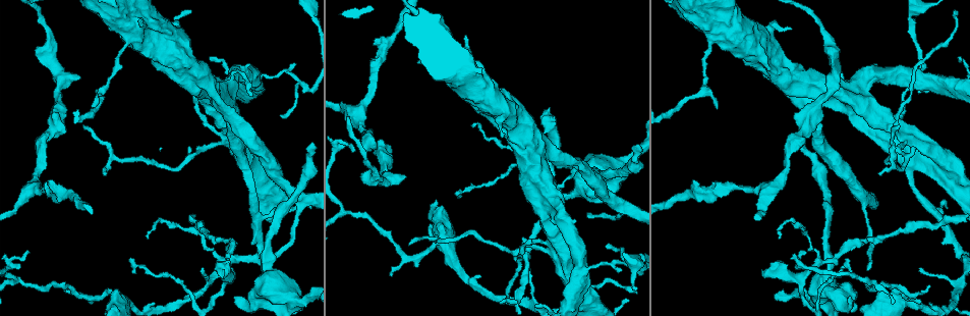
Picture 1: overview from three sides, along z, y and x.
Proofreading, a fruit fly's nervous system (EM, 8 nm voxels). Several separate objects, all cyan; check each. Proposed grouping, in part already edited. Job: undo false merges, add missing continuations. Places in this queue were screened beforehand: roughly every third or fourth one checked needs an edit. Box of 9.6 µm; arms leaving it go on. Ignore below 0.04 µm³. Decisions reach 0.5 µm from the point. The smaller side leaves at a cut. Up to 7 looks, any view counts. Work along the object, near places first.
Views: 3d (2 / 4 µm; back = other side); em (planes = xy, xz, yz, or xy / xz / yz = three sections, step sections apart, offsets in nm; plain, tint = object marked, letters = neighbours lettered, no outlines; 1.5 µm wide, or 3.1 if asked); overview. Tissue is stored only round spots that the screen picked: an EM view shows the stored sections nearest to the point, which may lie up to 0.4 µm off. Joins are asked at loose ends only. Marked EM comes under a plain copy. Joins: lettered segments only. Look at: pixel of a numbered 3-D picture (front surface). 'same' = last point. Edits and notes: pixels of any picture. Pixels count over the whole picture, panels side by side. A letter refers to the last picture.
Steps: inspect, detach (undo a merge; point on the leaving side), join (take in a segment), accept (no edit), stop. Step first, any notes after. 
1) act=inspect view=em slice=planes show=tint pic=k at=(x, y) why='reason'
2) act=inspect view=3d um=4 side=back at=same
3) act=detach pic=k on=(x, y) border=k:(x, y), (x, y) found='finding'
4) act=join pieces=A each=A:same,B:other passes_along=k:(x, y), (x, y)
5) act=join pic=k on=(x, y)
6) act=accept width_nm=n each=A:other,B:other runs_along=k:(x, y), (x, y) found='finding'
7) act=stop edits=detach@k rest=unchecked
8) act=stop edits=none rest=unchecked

act=inspect view=em slice=planes show=letters pic=1 at=(355, 150) why='tapers out'

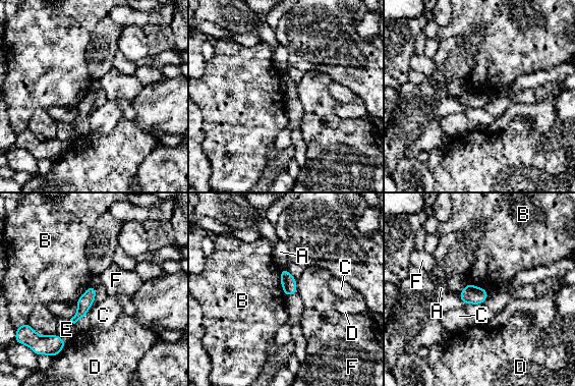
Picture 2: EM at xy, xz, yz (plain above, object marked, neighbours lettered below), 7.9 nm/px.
act=accept each=A:other,B:other,C:other,D:other,E:other,F:other border=2:(295, 280), (297, 292) found='no lettered segment goes on from it'

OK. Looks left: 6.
act=inspect view=em slice=planes show=tint pic=1 at=(862, 117) why='sudden change in width'

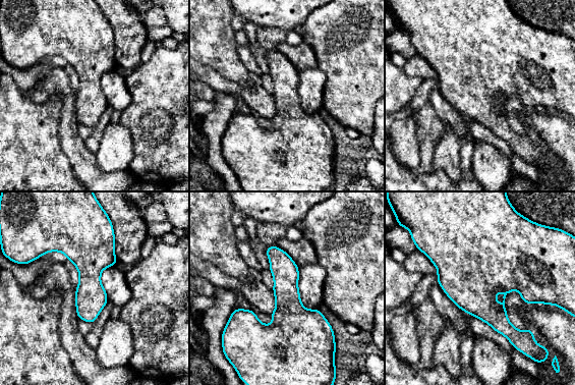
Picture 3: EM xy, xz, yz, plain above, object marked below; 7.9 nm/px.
act=inspect view=em slice=planes show=letters at=same

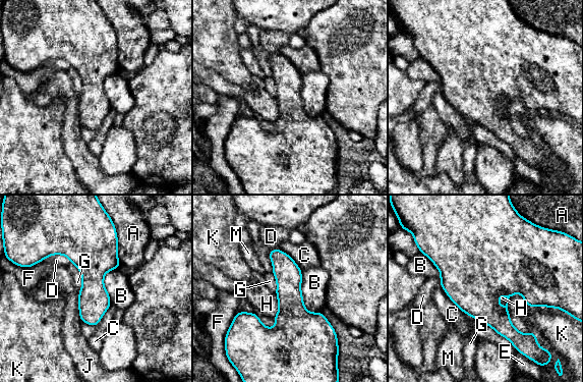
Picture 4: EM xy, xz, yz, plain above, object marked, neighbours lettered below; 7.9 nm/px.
act=accept each=A:other,B:other,C:other,D:other,E:other,F:other,G:other,H:other,J:other,K:other,M:other border=4:(300, 270), (304, 307), (322, 312) found='continuous, no second neuron'

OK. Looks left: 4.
act=inspect view=em slice=yz step=8 show=letters pic=1 at=(456, 193) why='long arm stops here'

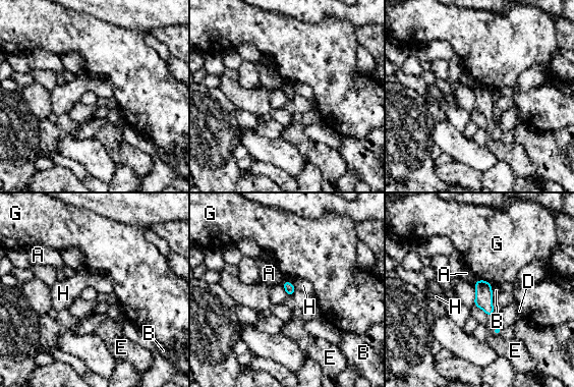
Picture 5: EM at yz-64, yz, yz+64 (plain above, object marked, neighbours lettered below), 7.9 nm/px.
act=inspect view=em slice=planes show=letters at=same

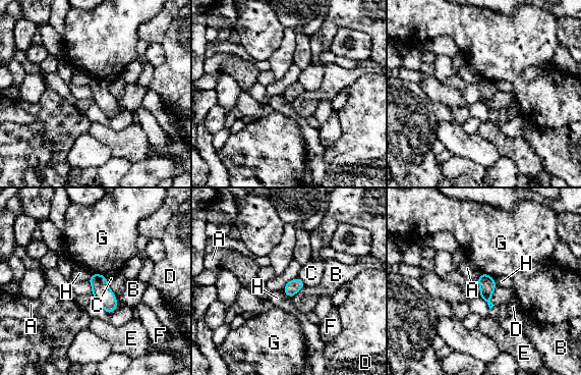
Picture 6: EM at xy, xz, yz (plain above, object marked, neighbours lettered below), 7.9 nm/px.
act=accept each=A:other,B:other,C:other,D:other,E:other,F:other,G:other,H:other border=6:(491, 277), (497, 285) found='none of them fits'

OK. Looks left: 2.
act=stop edits=none rest=unchecked

